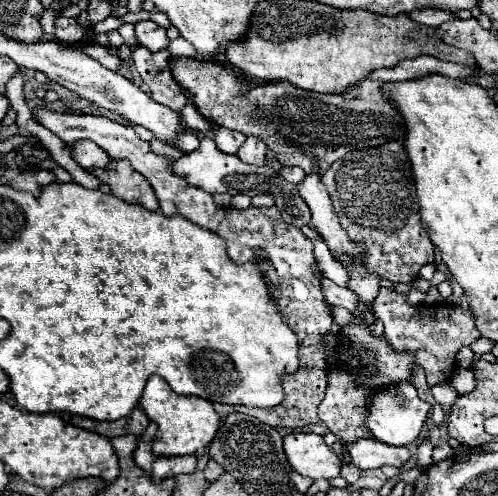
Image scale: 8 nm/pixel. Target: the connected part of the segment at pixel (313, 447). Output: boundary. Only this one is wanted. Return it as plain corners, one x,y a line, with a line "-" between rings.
290,432
284,436
284,452
290,466
312,480
336,478
340,474
340,458
324,444
318,434

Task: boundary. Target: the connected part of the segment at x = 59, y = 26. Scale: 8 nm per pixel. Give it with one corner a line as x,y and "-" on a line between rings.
58,16
58,18
54,20
54,28
56,28
56,30
54,30
56,38
66,40
66,42
70,42
70,44
92,40
92,36
90,36
90,34
86,34
86,32
76,24
76,20
74,20
74,18

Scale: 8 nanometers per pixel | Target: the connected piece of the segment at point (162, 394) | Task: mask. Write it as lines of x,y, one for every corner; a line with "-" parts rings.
150,376
140,398
140,408
148,414
152,422
158,424
156,438
152,442
152,452
156,456
184,456
204,450
218,432
220,416
216,414
210,400
200,396
180,396
172,392
168,382
160,376

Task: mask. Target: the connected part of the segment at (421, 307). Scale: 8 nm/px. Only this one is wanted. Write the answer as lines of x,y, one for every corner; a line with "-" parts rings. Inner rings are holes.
380,288
374,304
372,304
376,316
384,324
384,338
392,348
400,354
412,354
416,358
416,364
420,364
426,372
428,386
444,384
452,376
456,368
456,352
462,346
470,346
474,340
480,338
480,332
474,326
474,318
470,312
464,312
460,306
452,304
418,304
410,306
406,296
396,294
394,290

